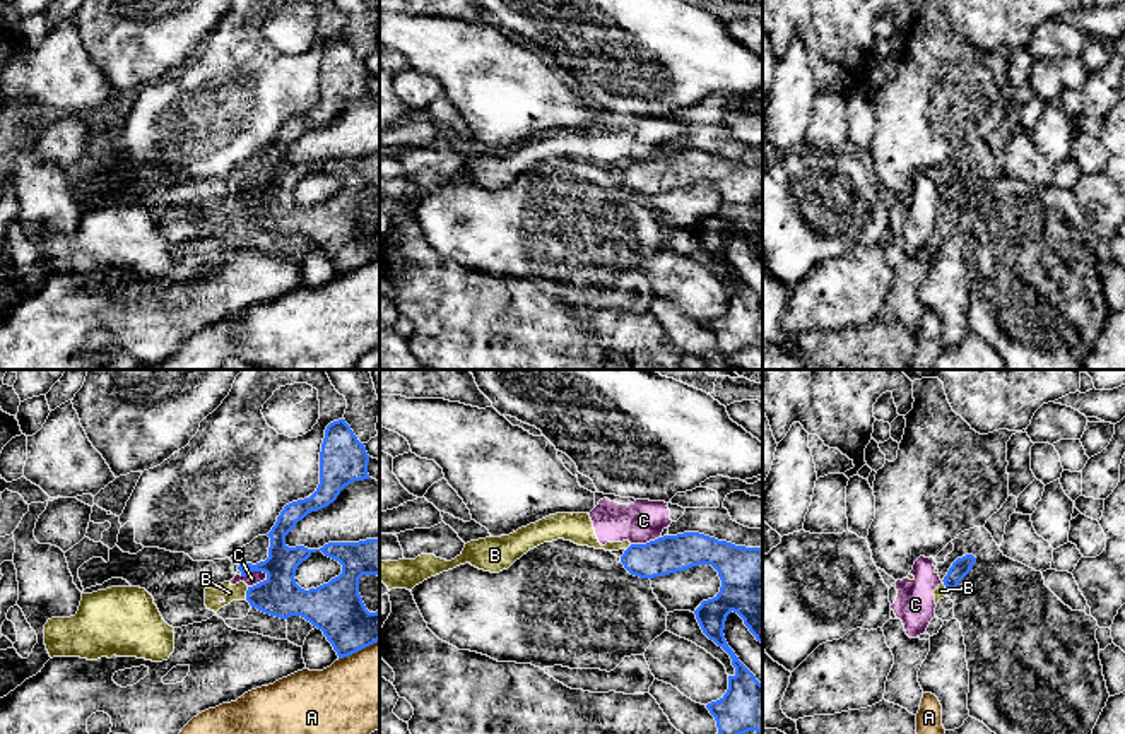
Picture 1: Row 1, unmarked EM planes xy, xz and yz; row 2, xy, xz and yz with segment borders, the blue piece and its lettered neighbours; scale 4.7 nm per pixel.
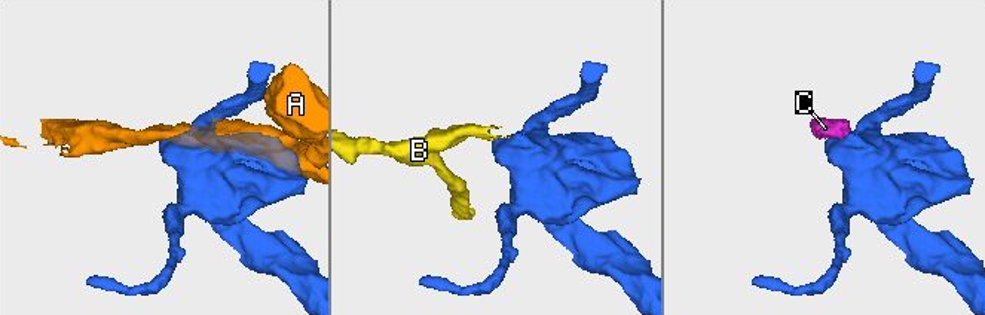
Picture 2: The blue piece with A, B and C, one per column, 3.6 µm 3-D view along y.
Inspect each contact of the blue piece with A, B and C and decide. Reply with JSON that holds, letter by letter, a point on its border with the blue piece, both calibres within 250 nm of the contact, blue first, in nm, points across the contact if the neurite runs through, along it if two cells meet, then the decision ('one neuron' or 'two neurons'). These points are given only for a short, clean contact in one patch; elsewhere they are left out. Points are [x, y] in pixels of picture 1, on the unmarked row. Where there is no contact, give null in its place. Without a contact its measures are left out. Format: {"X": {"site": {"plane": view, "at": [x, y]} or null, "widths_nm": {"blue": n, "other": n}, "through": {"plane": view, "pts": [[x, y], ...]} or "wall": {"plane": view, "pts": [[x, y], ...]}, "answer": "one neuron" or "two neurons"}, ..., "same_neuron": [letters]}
{"A": {"site": {"plane": "xy", "at": [358, 267]}, "widths_nm": {"blue": 260, "other": 400}, "answer": "two neurons"}, "B": {"site": {"plane": "xy", "at": [247, 211]}, "widths_nm": {"blue": 200, "other": 80}, "wall": {"plane": "xy", "pts": [[248, 204], [245, 216]]}, "answer": "two neurons"}, "C": {"site": {"plane": "xy", "at": [255, 187]}, "widths_nm": {"blue": 200, "other": 70}, "wall": {"plane": "xy", "pts": [[240, 192], [262, 189], [267, 195]]}, "answer": "two neurons"}, "same_neuron": []}

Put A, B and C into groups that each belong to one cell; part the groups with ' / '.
A / B C

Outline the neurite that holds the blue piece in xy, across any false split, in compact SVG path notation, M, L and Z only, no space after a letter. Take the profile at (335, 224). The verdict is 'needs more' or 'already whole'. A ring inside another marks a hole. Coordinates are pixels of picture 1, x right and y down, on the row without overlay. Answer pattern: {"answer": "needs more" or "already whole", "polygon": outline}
{"answer": "already whole", "polygon": "M345 36L325 46L320 68L320 101L304 116L284 123L270 154L268 175L256 181L239 180L241 193L263 188L267 195L246 207L246 217L258 228L287 236L301 233L323 248L339 275L349 274L380 257L380 228L369 229L359 210L362 192L380 193L380 156L359 159L328 159L320 166L289 164L286 152L308 130L337 116L354 98L369 96L369 72ZM315 168L342 181L342 190L316 205L304 207L296 200L296 186Z"}

